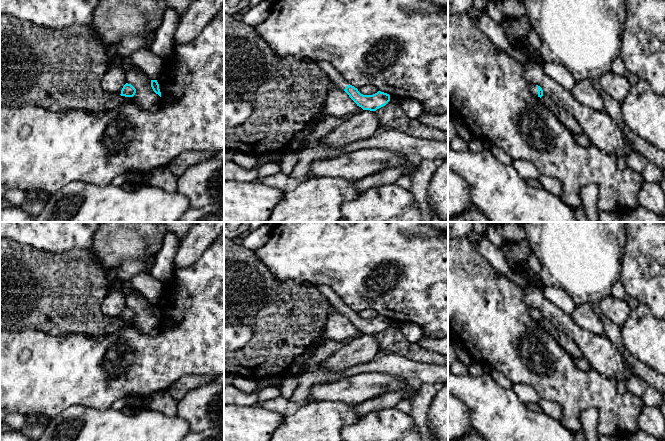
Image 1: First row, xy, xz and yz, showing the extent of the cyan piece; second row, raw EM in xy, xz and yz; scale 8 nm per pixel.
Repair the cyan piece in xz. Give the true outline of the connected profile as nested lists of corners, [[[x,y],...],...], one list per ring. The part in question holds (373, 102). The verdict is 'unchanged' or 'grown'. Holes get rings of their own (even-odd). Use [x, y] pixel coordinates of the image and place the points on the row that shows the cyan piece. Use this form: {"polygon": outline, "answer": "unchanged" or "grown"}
{"polygon": [[[328,61],[315,62],[339,89],[344,90],[349,97],[363,110],[376,111],[390,101],[390,95],[381,91],[373,95],[363,95],[357,88],[350,85],[335,67]]], "answer": "grown"}

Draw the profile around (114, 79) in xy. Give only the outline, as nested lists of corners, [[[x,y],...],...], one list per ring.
[[[121,65],[110,67],[100,84],[105,91],[120,95],[123,86],[126,84],[126,73],[122,70]]]

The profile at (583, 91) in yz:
[[[584,79],[576,81],[570,91],[573,97],[582,105],[596,111],[605,111],[605,105],[601,94],[594,88],[592,80]]]

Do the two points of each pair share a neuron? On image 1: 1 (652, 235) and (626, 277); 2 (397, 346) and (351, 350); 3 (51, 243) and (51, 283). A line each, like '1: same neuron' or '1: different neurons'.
1: same neuron
2: different neurons
3: different neurons

